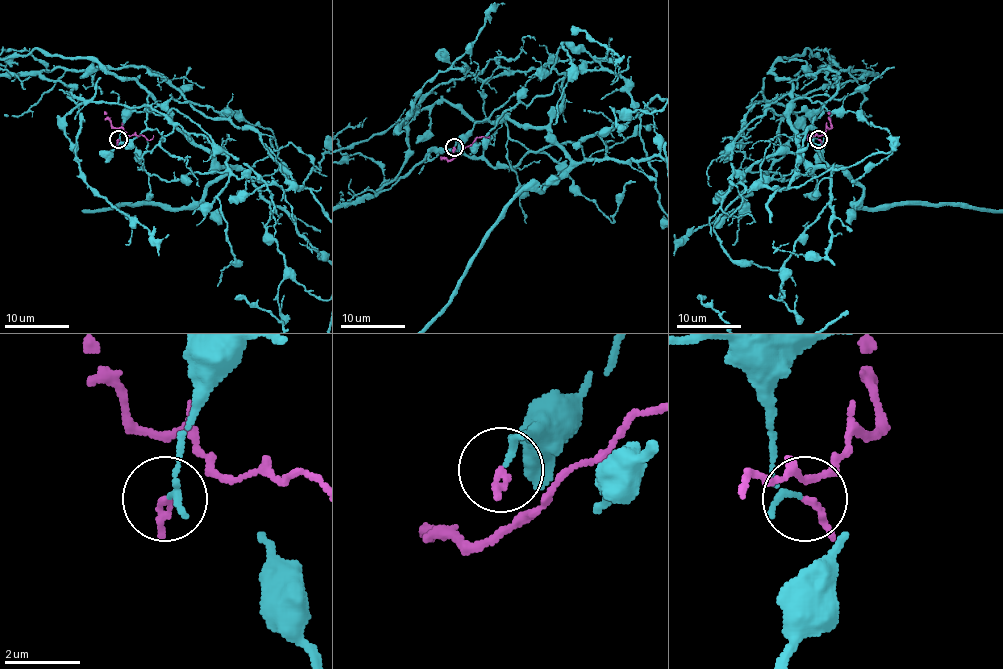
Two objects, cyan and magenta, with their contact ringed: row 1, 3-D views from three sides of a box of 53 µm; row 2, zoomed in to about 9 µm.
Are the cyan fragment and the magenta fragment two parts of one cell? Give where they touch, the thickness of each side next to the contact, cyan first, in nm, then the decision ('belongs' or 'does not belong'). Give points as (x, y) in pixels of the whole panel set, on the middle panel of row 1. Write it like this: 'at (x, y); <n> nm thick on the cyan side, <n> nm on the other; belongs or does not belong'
at (454, 147); 170 nm thick on the cyan side, 130 nm on the other; belongs

